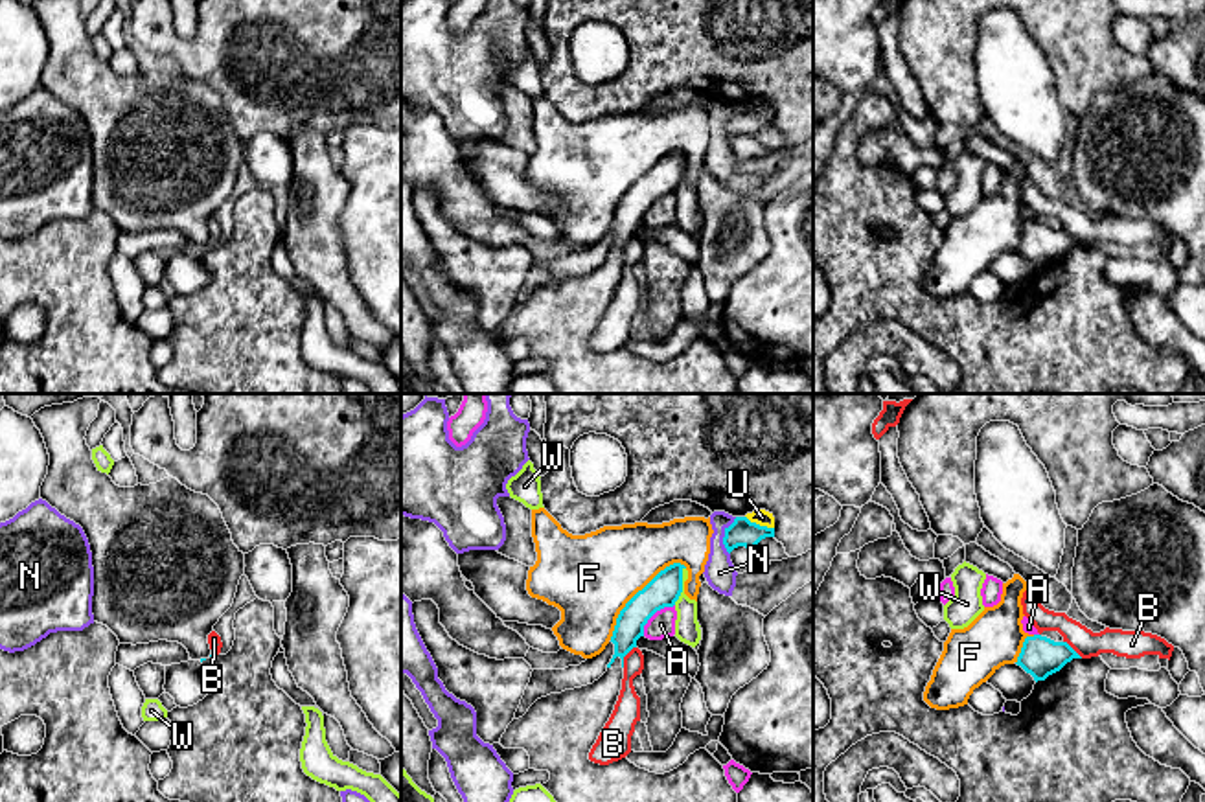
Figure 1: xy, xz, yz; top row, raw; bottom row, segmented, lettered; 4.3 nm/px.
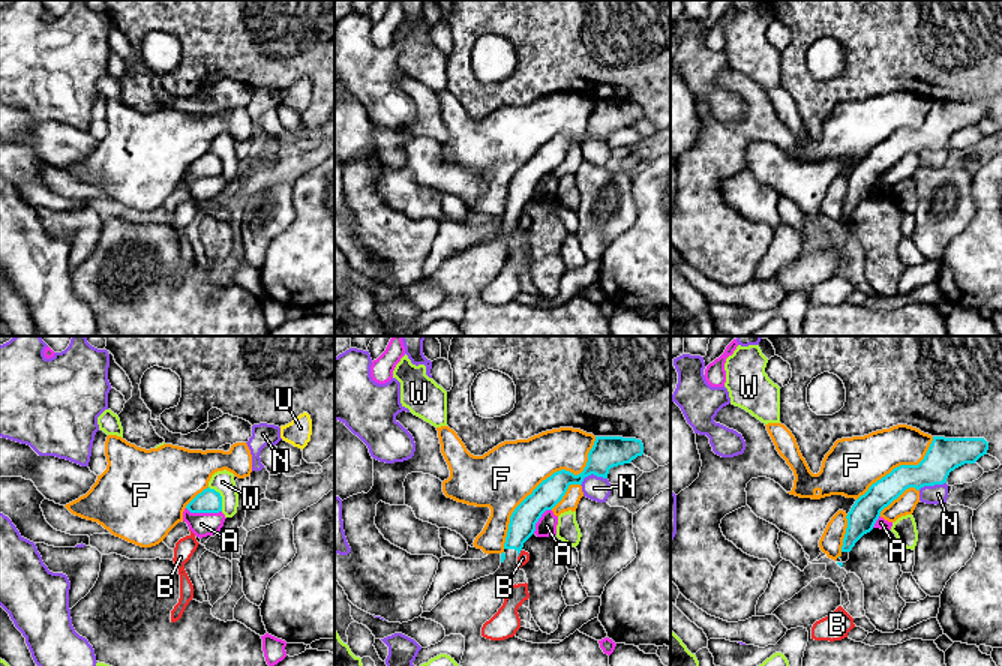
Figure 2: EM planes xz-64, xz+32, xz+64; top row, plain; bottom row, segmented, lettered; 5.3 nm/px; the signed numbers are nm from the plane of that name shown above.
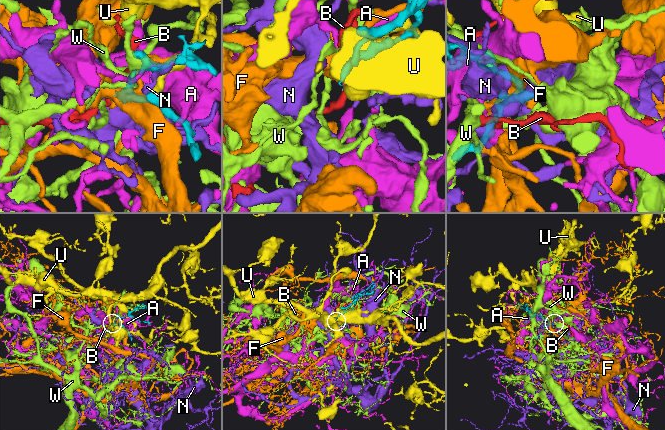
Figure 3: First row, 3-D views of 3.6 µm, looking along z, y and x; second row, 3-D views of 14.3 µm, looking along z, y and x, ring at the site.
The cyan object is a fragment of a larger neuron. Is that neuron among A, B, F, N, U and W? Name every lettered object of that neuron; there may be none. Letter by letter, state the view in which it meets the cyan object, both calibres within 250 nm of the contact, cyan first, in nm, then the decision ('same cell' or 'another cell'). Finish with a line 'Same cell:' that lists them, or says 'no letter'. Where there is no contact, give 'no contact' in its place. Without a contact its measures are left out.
A: contact in xz; calibres 140 and 110 nm; another cell
B: contact in xz; calibres 130 and 120 nm; another cell
F: contact in xz; calibres 140 and 380 nm; another cell
N: contact in xz; calibres 120 and 140 nm; another cell
U: contact in xz; calibres 120 and 70 nm; another cell
W: contact in xz; calibres 140 and 110 nm; another cell
Same cell: no letter

